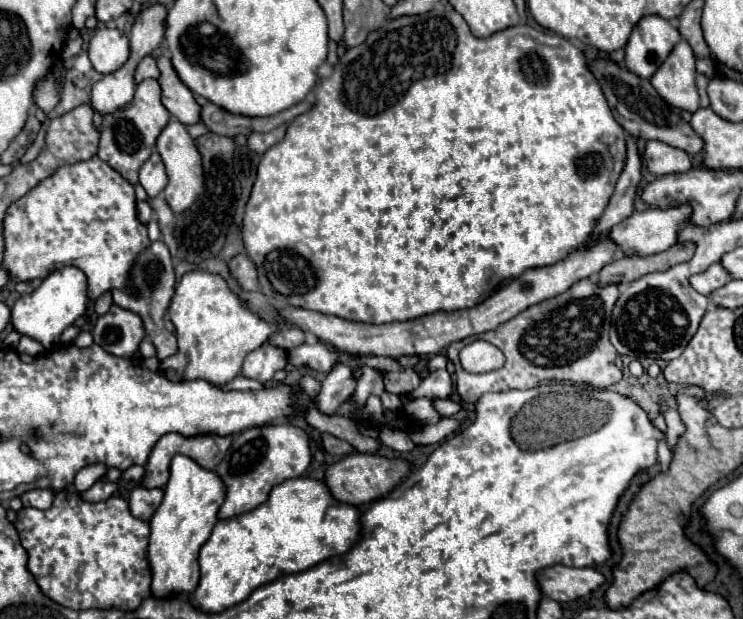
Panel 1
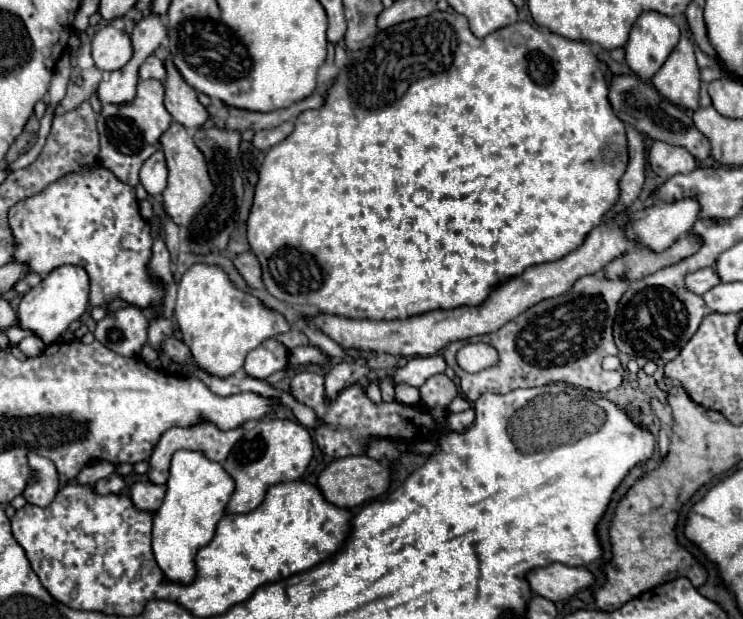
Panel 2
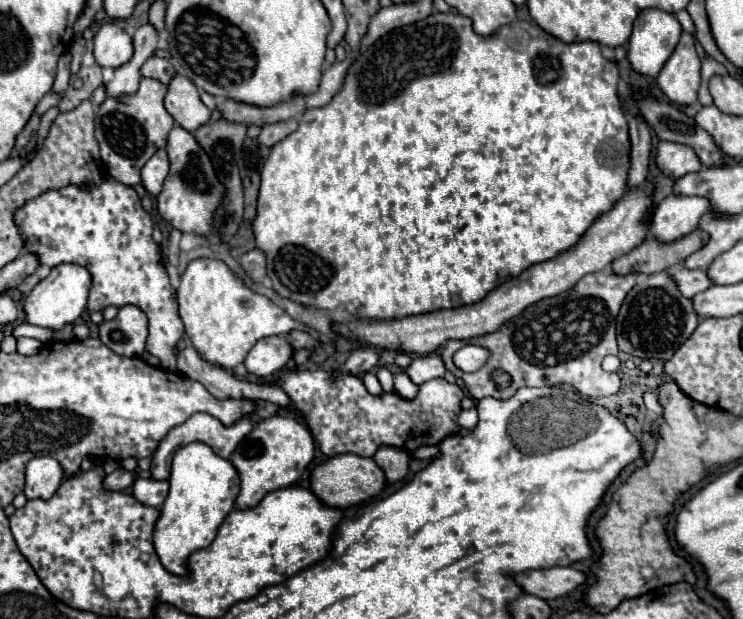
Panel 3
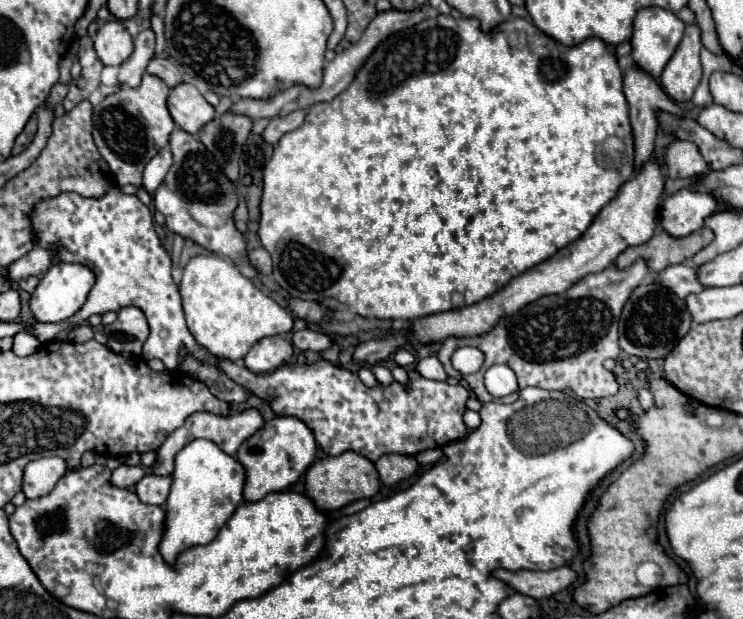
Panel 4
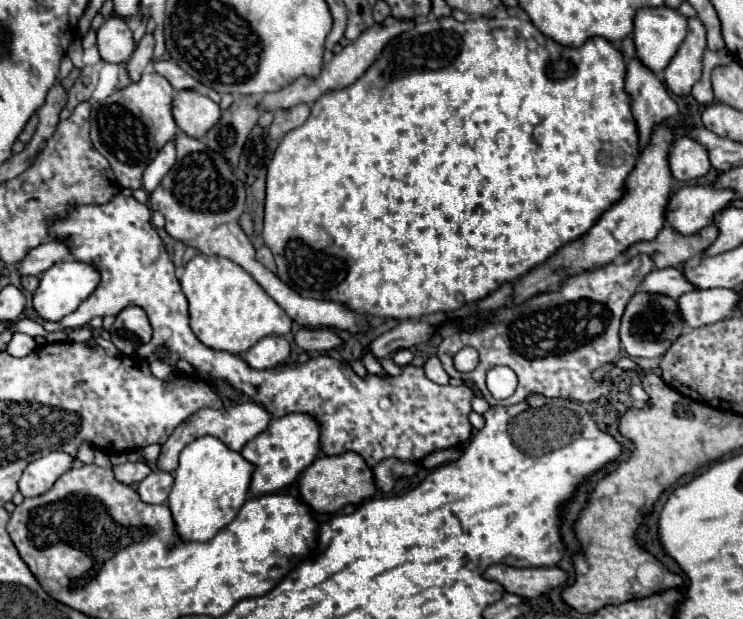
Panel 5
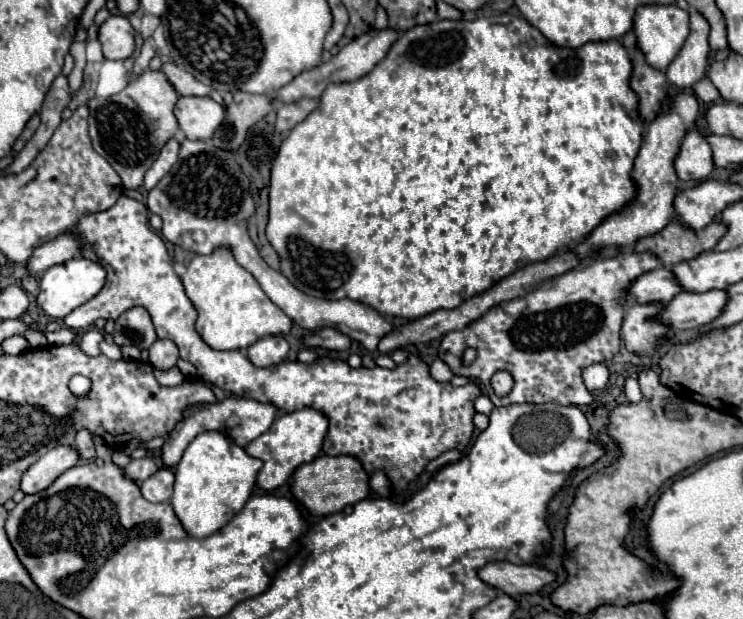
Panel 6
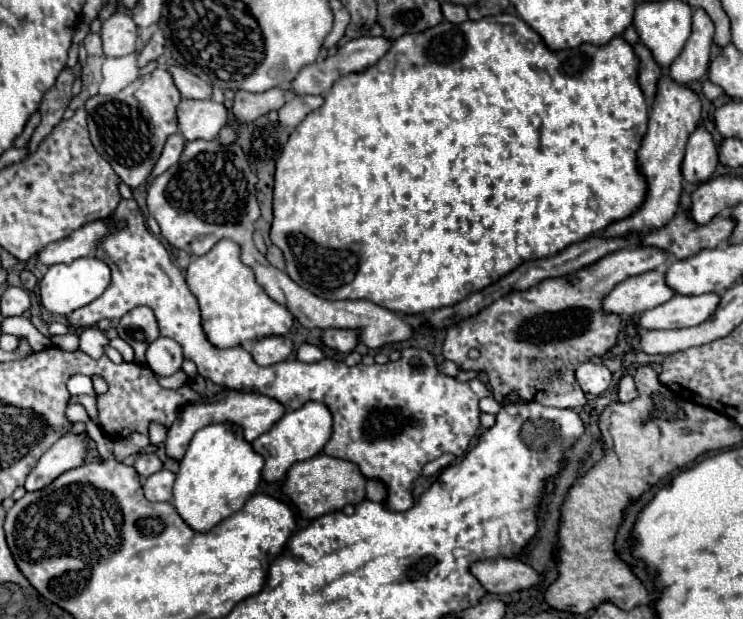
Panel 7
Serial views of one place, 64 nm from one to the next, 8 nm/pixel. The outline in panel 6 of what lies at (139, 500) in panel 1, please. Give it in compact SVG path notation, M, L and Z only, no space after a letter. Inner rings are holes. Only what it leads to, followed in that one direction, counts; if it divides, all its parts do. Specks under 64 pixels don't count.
M160 468L156 474L152 474L148 480L140 484L142 496L150 502L168 502L172 496L172 486L174 486L174 474L164 468Z

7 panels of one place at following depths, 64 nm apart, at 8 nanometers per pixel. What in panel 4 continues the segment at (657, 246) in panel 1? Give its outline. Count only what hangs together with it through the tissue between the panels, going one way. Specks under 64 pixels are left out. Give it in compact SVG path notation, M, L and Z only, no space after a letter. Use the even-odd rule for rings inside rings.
M678 190L664 198L660 210L660 224L670 236L688 236L704 226L706 216L720 208L720 200L708 192Z

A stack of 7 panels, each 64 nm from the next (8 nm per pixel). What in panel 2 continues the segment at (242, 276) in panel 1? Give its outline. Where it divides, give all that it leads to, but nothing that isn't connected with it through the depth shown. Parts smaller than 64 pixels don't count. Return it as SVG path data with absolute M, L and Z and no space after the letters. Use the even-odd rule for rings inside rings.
M244 252L240 256L234 258L234 266L238 268L238 272L244 276L244 280L248 282L250 288L262 288L262 268L260 262L256 260L256 256L252 252Z

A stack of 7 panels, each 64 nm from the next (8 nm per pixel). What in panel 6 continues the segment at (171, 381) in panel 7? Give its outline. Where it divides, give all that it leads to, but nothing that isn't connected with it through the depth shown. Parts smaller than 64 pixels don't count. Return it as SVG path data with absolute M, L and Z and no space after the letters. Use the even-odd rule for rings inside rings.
M172 368L172 370L168 370L168 372L154 370L154 374L156 374L156 378L160 380L160 384L164 384L164 386L176 386L176 384L182 384L182 382L186 380L178 368Z

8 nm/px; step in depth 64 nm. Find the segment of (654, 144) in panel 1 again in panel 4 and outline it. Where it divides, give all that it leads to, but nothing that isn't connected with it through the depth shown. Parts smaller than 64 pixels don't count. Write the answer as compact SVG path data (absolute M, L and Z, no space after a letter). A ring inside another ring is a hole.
M674 140L674 144L666 148L666 164L670 178L692 178L708 172L700 150L688 140Z

